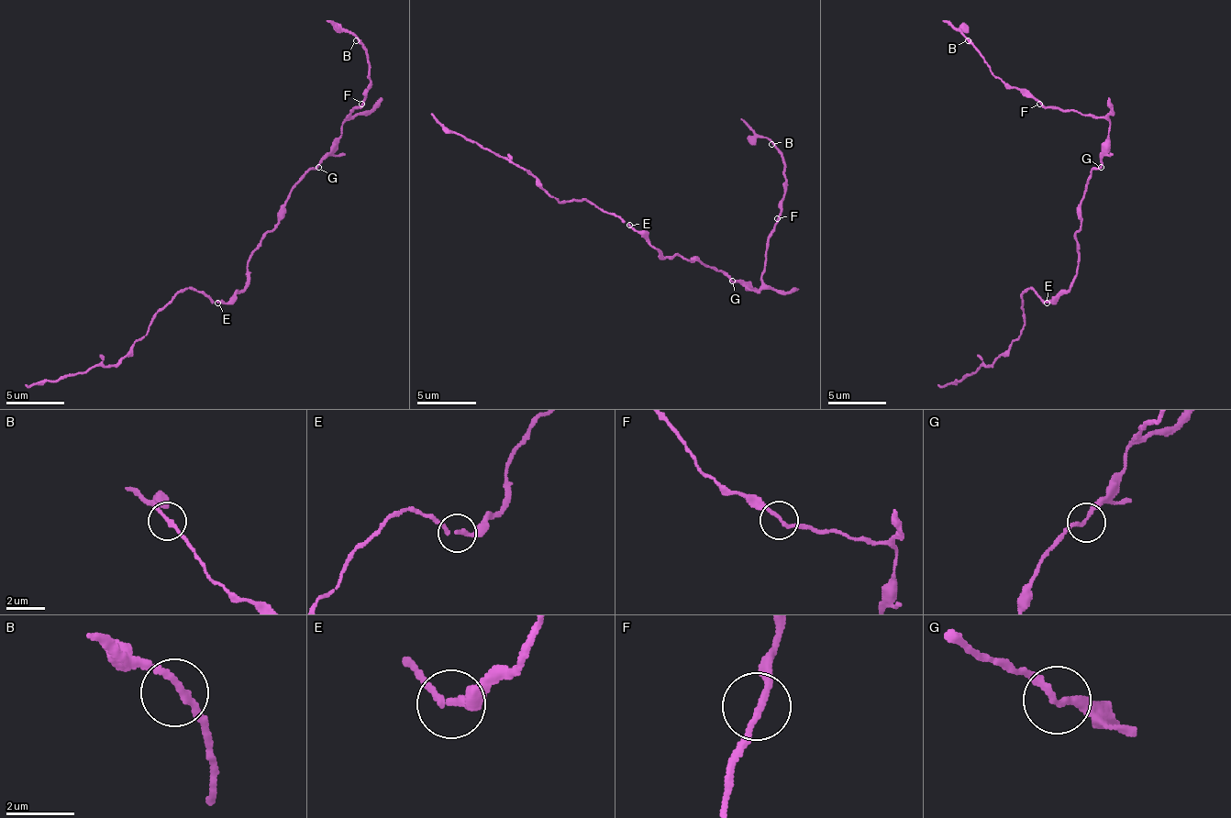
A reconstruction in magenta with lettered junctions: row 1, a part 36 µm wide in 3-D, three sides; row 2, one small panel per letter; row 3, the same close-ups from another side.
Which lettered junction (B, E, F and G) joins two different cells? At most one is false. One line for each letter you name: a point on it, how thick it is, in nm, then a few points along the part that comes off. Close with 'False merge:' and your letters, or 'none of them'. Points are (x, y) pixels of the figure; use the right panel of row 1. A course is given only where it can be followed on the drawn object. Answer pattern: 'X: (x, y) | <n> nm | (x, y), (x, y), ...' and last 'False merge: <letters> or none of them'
False merge: none of them

